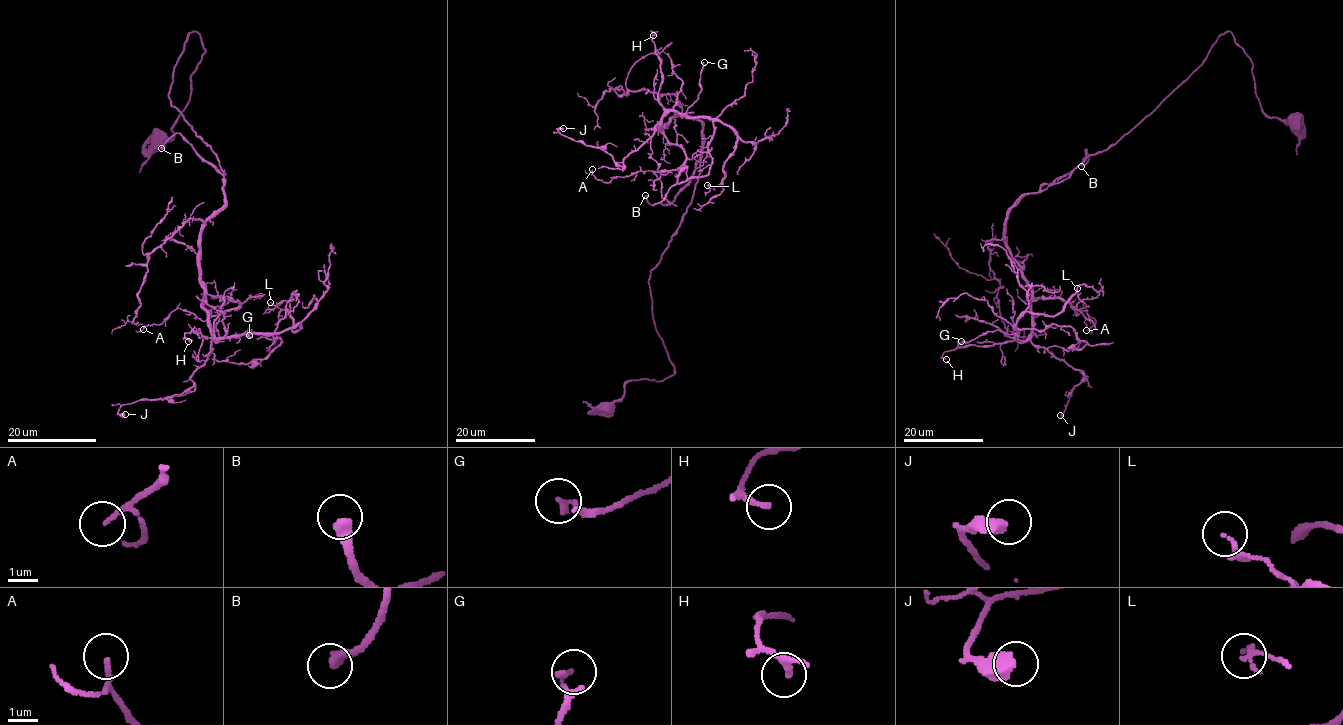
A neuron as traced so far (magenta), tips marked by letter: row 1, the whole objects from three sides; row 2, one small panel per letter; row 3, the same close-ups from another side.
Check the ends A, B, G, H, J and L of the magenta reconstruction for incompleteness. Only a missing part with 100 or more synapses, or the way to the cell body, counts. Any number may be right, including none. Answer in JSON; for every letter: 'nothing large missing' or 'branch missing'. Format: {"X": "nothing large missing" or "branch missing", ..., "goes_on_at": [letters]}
{"A": "nothing large missing", "B": "branch missing", "G": "nothing large missing", "H": "nothing large missing", "J": "nothing large missing", "L": "nothing large missing", "goes_on_at": ["B"]}

